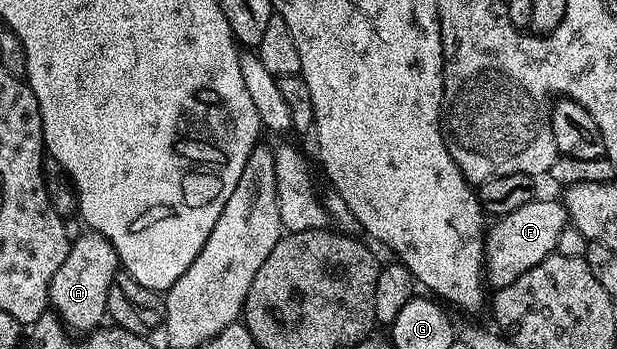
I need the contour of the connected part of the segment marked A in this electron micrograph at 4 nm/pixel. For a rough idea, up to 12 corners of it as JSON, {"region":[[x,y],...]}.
{"region":[[103,234],[71,239],[48,301],[69,331],[105,321],[118,273]]}

